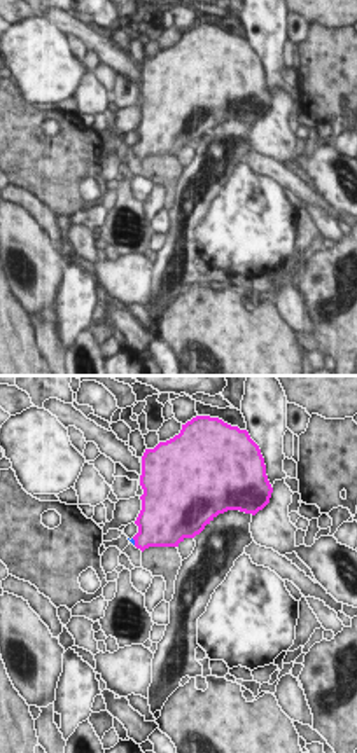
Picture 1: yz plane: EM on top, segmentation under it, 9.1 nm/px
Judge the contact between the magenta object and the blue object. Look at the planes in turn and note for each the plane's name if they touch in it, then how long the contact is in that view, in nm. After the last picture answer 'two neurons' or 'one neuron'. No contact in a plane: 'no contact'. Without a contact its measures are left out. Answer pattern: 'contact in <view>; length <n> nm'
contact in yz; length 70 nm

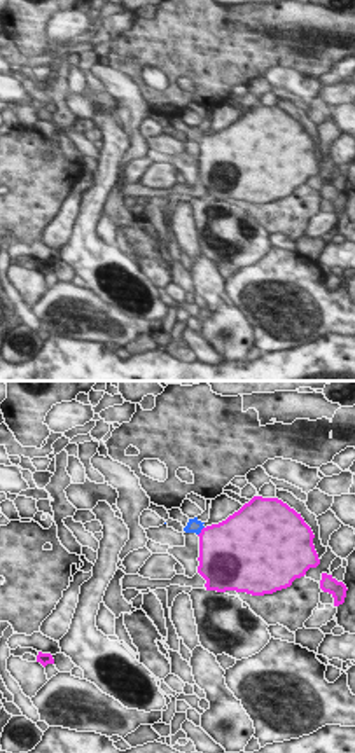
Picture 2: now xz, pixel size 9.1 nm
contact in xz; length 110 nm

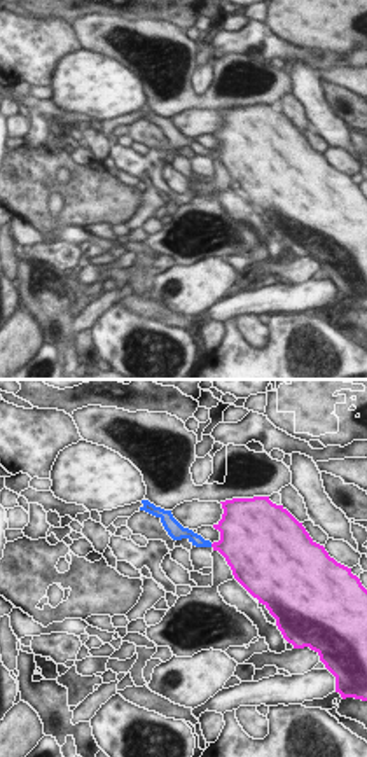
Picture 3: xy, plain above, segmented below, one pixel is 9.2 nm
no contact

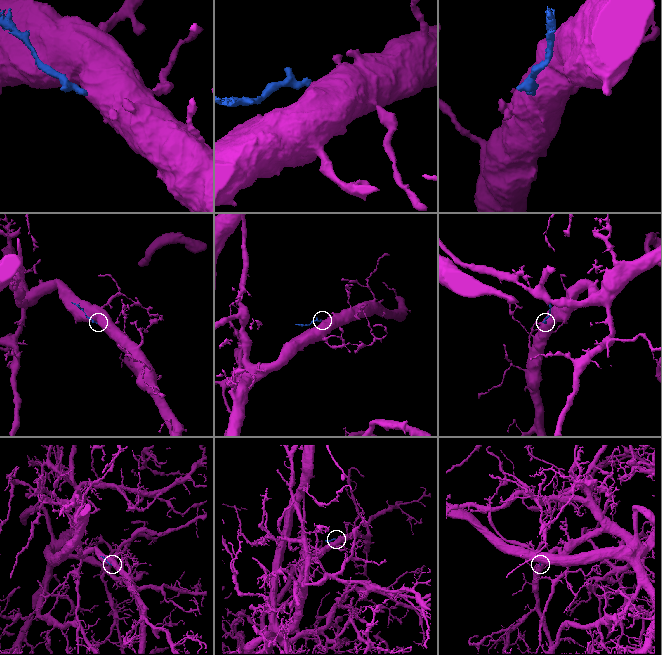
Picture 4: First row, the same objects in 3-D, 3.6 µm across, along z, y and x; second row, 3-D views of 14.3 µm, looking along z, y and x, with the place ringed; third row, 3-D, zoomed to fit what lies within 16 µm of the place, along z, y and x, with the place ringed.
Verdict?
one neuron

